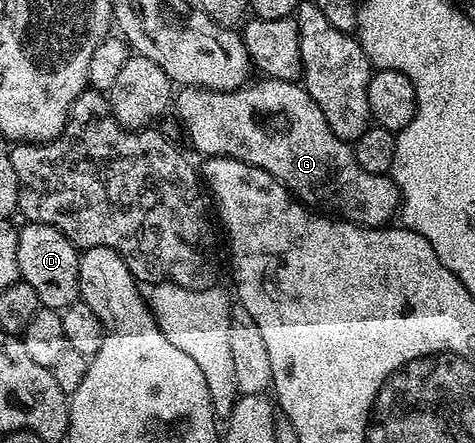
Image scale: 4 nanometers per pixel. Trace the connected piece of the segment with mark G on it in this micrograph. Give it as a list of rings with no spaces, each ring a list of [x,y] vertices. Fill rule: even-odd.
[[[261,77],[260,82],[257,80],[249,81],[248,85],[240,86],[237,90],[207,90],[201,86],[183,87],[175,95],[174,111],[180,117],[180,122],[184,125],[184,134],[192,141],[194,149],[200,153],[200,156],[215,156],[221,154],[227,158],[237,158],[243,162],[254,164],[258,168],[262,168],[266,172],[270,172],[270,176],[274,176],[286,189],[292,191],[293,195],[305,206],[316,212],[323,212],[328,216],[335,216],[341,220],[347,220],[362,226],[383,227],[391,218],[397,217],[400,208],[400,189],[396,187],[396,183],[392,181],[388,174],[375,174],[374,172],[366,172],[366,168],[362,168],[362,164],[358,164],[358,160],[354,156],[352,146],[344,142],[338,136],[334,136],[334,132],[330,132],[330,124],[326,124],[326,116],[322,116],[322,108],[318,108],[318,104],[314,104],[314,100],[309,96],[308,91],[304,89],[299,81],[287,82],[286,80],[278,80],[277,78]]]

